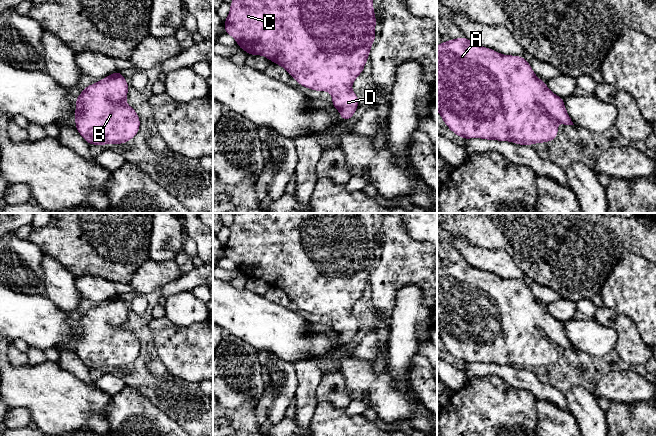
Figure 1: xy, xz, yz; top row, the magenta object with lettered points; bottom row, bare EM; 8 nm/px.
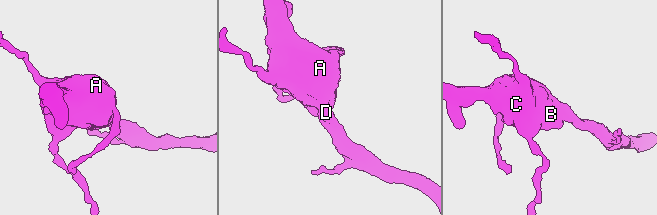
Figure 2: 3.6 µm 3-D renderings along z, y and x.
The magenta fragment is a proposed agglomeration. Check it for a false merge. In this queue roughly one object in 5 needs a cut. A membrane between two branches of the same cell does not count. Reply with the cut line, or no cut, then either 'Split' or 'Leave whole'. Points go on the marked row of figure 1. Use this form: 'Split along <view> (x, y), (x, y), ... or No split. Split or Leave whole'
No split. Leave whole

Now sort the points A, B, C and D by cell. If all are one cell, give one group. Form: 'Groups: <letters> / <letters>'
Groups: A B C D

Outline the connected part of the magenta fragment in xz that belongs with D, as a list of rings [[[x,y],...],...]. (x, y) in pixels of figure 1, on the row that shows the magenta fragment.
[[[233,0],[229,5],[224,31],[237,41],[239,48],[248,55],[262,55],[282,66],[305,88],[329,91],[331,103],[339,111],[342,121],[353,117],[359,102],[351,86],[363,72],[376,39],[373,0]]]

